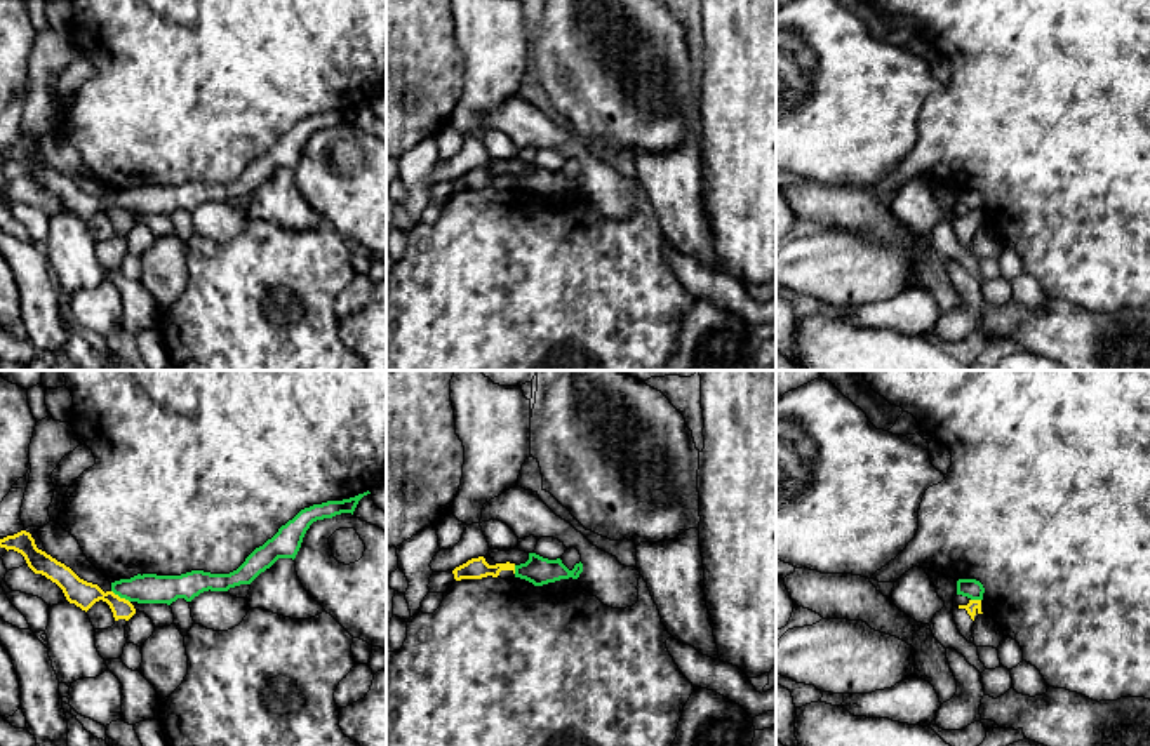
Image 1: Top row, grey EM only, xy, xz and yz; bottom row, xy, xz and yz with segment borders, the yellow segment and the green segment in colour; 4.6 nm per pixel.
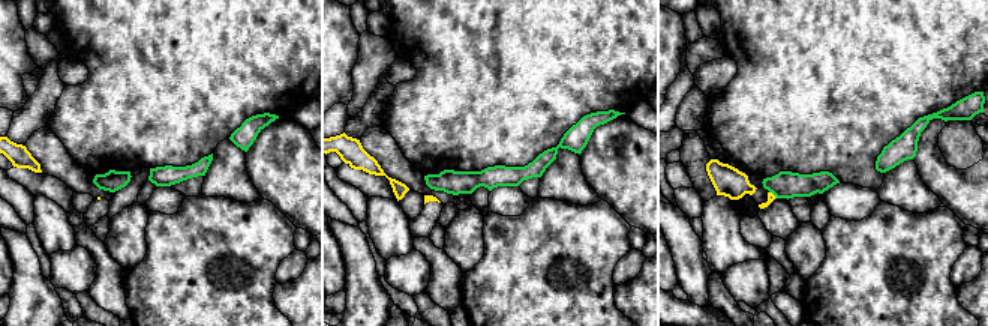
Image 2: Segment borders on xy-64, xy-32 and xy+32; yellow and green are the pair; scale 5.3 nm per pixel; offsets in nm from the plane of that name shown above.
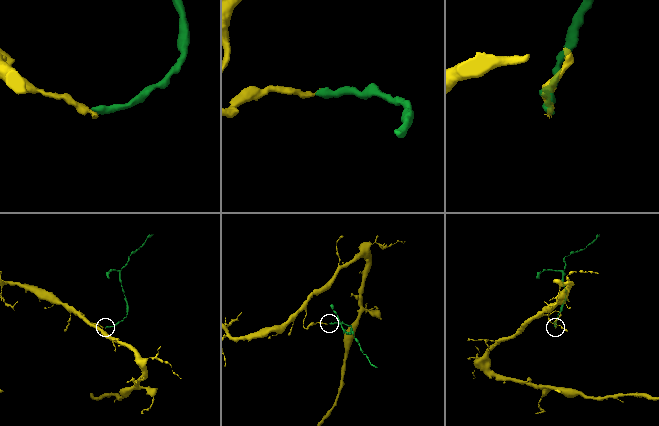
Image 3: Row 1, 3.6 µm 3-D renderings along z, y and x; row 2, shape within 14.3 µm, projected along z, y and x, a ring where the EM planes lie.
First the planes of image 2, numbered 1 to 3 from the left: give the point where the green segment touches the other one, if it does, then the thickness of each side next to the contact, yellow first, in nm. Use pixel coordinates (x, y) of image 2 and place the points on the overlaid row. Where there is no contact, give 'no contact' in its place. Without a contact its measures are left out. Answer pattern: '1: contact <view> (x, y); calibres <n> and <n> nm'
1: no contact
2: no contact
3: contact xy+32 (772, 194); calibres 50 and 140 nm

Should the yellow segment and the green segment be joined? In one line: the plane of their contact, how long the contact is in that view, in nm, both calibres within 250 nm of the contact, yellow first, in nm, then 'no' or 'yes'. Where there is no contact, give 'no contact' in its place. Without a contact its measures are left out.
xy | 110 nm | 120/140 nm | no

